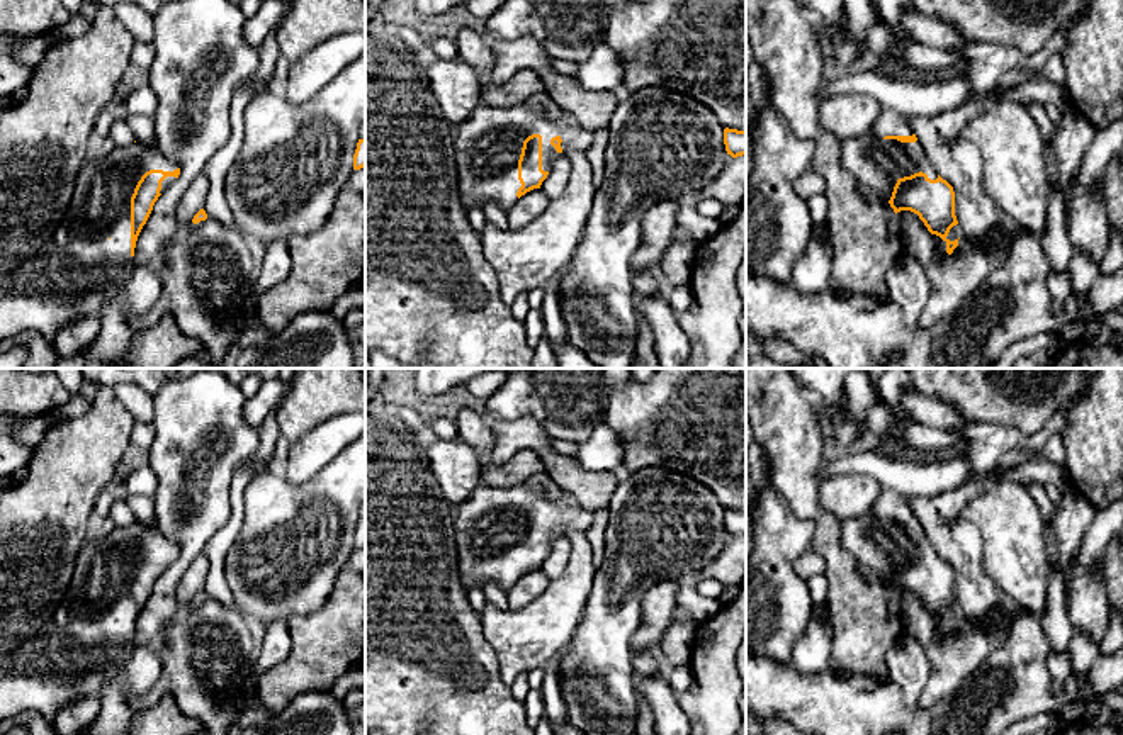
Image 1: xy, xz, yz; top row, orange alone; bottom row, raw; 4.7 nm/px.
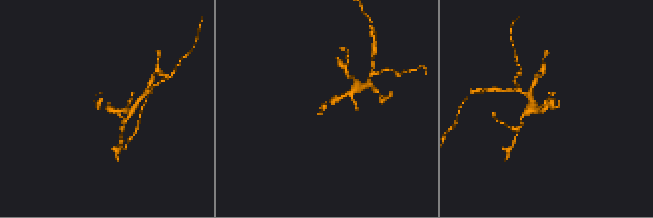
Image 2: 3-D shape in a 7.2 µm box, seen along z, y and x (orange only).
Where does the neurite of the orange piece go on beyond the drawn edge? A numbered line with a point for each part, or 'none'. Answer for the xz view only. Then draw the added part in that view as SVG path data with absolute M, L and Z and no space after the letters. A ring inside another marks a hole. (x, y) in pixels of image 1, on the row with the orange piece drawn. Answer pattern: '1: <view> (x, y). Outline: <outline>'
1: xz (488, 145). Outline: M528 102L516 107L479 105L455 127L455 170L467 210L489 200L505 210L513 207L522 187L518 160L523 141L532 134L542 136L544 171L566 153L584 153L593 143L593 132L573 115L562 112L561 119L552 119Z

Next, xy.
1: xy (79, 270). Outline: M116 146L102 160L88 158L75 180L70 207L51 239L27 261L0 273L0 343L39 334L54 345L66 324L99 316L131 278L131 197L150 170L173 171L178 165L151 146Z

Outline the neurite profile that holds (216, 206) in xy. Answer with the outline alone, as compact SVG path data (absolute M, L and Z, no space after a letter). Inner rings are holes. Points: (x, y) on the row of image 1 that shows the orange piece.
M240 85L231 98L229 122L231 134L223 148L206 163L200 173L209 180L209 192L204 202L207 217L224 226L234 226L233 210L226 200L224 182L229 168L236 161L245 137L245 110L248 104L263 92L255 92L248 85Z

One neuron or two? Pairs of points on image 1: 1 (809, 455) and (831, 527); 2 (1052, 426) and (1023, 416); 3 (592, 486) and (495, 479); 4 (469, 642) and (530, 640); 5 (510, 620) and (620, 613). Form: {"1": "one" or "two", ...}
{"1": "one", "2": "two", "3": "two", "4": "two", "5": "two"}

